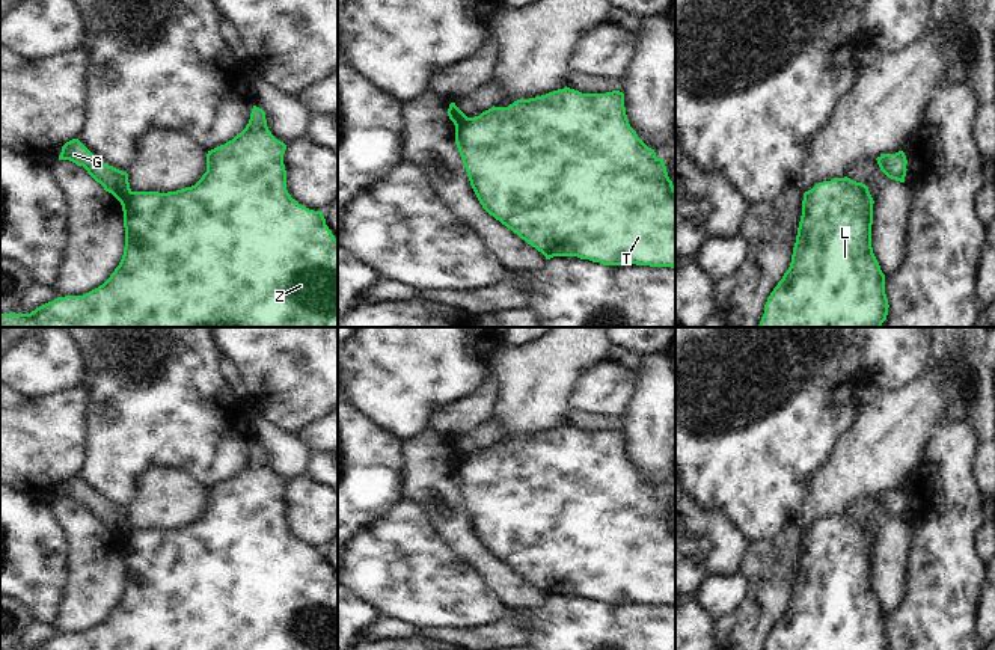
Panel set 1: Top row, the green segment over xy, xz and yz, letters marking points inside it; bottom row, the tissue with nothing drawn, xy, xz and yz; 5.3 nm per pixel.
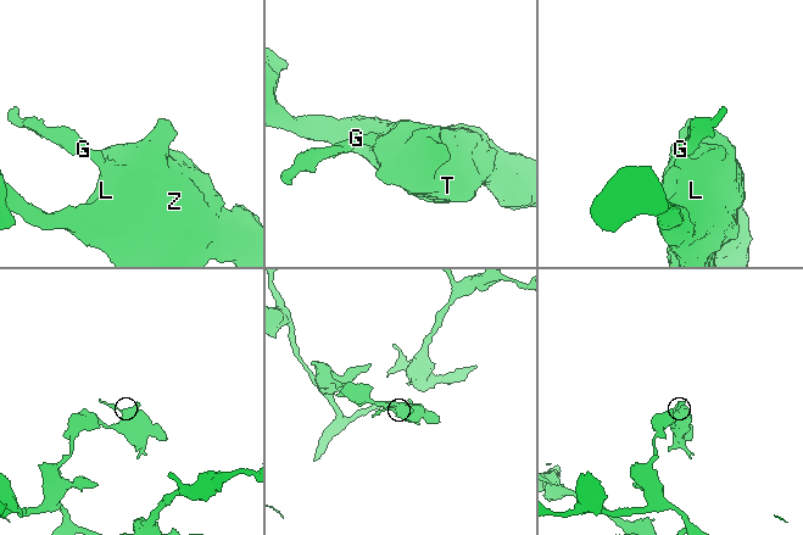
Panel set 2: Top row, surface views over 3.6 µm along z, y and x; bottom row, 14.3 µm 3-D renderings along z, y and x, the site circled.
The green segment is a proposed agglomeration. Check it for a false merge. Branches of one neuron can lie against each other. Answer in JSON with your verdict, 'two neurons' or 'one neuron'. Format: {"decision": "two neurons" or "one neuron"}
{"decision": "two neurons"}

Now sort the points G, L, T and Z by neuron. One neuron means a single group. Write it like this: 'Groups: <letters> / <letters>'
Groups: G / L T Z

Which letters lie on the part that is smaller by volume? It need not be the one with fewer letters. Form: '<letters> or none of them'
G.

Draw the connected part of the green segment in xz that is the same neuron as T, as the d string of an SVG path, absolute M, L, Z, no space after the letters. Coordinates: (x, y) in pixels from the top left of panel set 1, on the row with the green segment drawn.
M565 86L541 97L517 100L508 107L493 106L479 116L469 118L467 124L455 131L455 143L470 185L482 208L541 252L546 259L553 256L577 256L603 265L675 267L675 189L668 176L663 157L657 158L654 149L648 148L630 127L623 92L582 94Z

